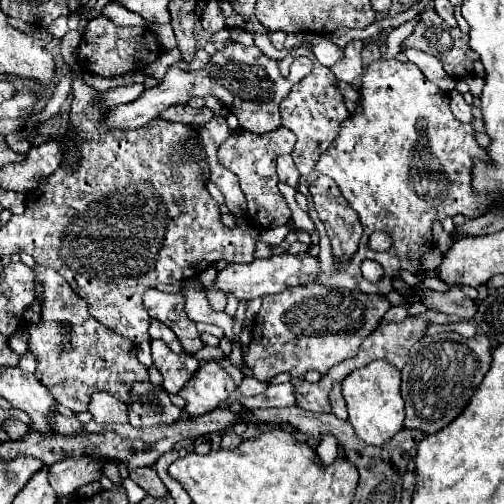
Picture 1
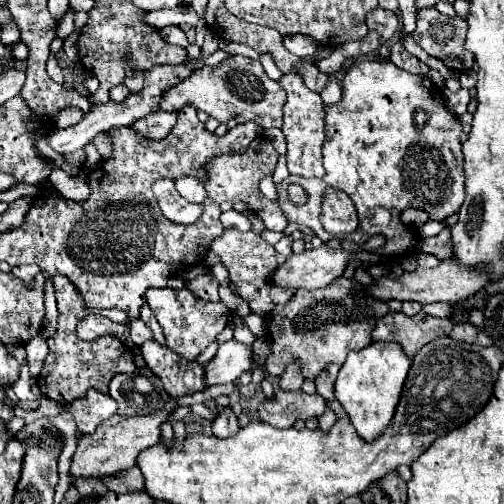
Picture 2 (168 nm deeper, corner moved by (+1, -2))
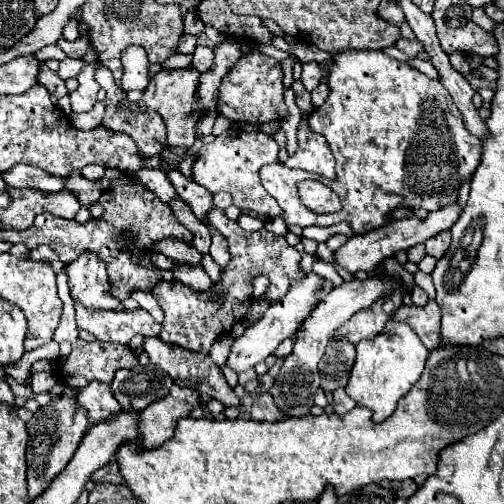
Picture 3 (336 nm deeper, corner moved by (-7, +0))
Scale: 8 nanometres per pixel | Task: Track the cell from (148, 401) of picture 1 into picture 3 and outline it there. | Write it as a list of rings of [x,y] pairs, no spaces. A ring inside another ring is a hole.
[[[136,365],[132,369],[116,371],[110,387],[122,409],[132,413],[142,411],[146,405],[158,399],[158,393],[168,393],[170,385],[172,379],[162,369],[154,365]]]

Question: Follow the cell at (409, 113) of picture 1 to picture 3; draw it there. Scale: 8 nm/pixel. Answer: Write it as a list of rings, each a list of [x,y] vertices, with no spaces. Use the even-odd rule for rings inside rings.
[[[342,51],[334,55],[334,65],[328,73],[330,95],[322,107],[310,115],[310,127],[322,133],[332,147],[336,157],[336,181],[328,181],[320,175],[310,175],[300,169],[288,169],[286,165],[264,165],[260,169],[260,179],[264,189],[280,203],[284,209],[284,221],[288,227],[318,225],[332,227],[346,221],[354,235],[364,235],[392,221],[392,211],[398,207],[422,207],[426,211],[436,211],[446,205],[454,205],[460,187],[472,179],[476,167],[480,165],[480,139],[468,133],[462,123],[460,111],[454,105],[450,93],[442,87],[438,79],[428,79],[416,69],[390,59],[382,51]],[[304,179],[318,179],[330,187],[342,203],[342,211],[318,215],[307,209],[296,191],[296,183]]]

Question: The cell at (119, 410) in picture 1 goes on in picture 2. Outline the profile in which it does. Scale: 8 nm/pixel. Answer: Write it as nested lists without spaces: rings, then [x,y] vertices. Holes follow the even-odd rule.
[[[90,389],[82,399],[64,403],[62,407],[74,417],[80,433],[96,431],[96,427],[106,419],[110,419],[118,409],[116,401],[110,395],[104,395],[96,389]]]

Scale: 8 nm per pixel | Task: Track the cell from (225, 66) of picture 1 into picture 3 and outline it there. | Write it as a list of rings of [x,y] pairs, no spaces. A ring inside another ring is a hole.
[[[252,51],[242,55],[232,67],[232,79],[224,77],[218,93],[218,113],[236,123],[262,125],[268,121],[282,121],[288,115],[288,107],[284,103],[284,85],[282,85],[282,69],[276,59]]]

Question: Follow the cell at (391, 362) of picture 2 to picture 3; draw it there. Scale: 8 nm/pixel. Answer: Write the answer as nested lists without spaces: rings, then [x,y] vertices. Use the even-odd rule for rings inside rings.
[[[388,321],[380,335],[370,341],[360,341],[356,345],[356,363],[350,373],[350,381],[346,385],[346,393],[362,407],[372,409],[376,423],[388,419],[398,401],[412,389],[412,385],[420,379],[424,371],[424,363],[428,359],[428,349],[416,337],[416,333],[406,323]]]

